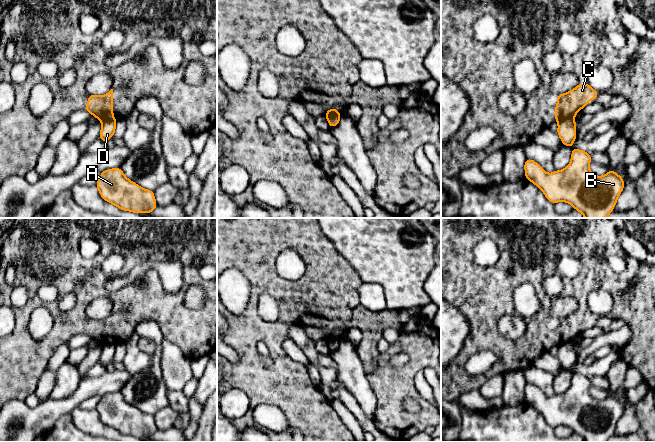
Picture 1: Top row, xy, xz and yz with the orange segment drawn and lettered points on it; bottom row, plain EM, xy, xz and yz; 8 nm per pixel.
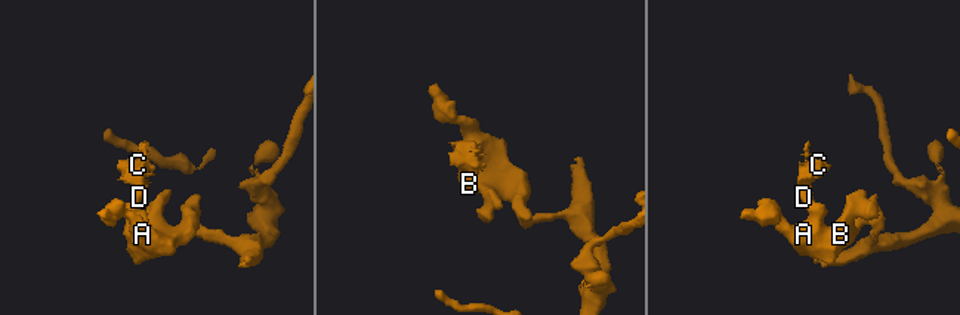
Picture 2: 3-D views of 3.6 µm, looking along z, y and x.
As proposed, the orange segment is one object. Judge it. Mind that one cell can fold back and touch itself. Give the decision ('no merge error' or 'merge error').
merge error

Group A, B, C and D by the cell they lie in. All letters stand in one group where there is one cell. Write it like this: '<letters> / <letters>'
A B D / C

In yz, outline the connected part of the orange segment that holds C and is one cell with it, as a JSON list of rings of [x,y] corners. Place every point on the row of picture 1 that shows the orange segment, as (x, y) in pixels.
[[[588,82],[578,84],[574,89],[565,93],[557,94],[555,107],[555,122],[574,117],[579,110],[589,104],[589,100],[597,99],[599,92],[592,89]]]

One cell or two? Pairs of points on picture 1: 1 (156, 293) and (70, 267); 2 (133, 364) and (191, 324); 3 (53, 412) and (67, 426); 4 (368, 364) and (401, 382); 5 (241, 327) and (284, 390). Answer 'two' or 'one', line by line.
1: one
2: two
3: two
4: two
5: one

